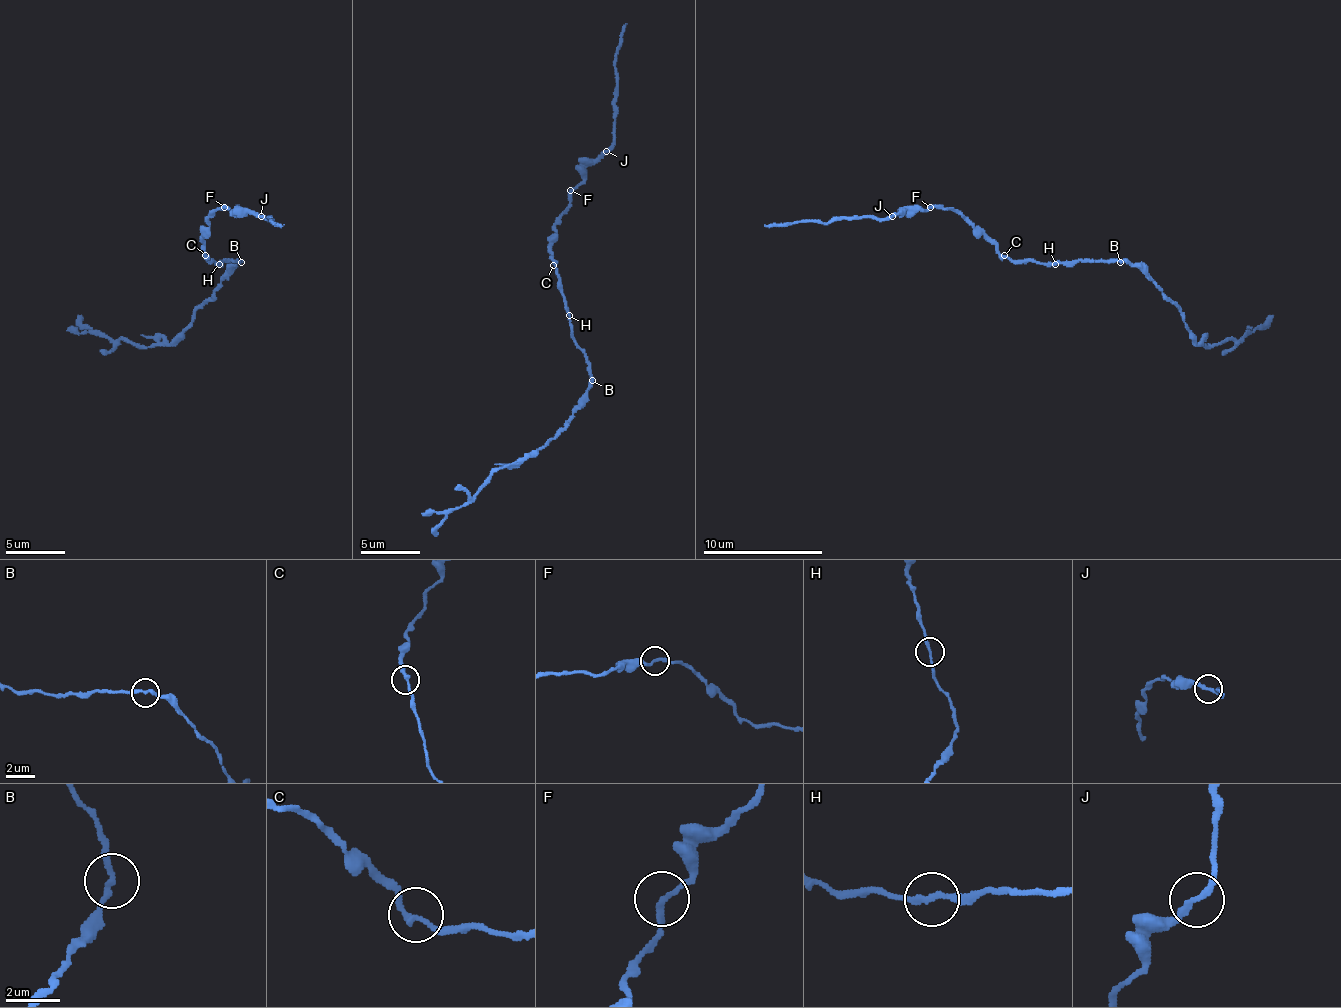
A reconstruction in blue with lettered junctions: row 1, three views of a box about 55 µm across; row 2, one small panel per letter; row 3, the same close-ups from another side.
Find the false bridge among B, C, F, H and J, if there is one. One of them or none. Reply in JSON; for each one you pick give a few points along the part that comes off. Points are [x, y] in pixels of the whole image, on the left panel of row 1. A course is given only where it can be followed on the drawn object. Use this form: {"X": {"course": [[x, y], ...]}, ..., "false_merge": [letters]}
{"false_merge": []}

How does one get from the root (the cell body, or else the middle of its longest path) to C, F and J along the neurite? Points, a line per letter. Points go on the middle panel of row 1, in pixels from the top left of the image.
C: (566, 312), (559, 274), (553, 265)
F: (566, 312), (566, 297), (556, 262), (550, 253), (550, 238), (570, 202), (570, 190)
J: (566, 312), (550, 238), (570, 202), (570, 190), (582, 178), (582, 172), (606, 151)

